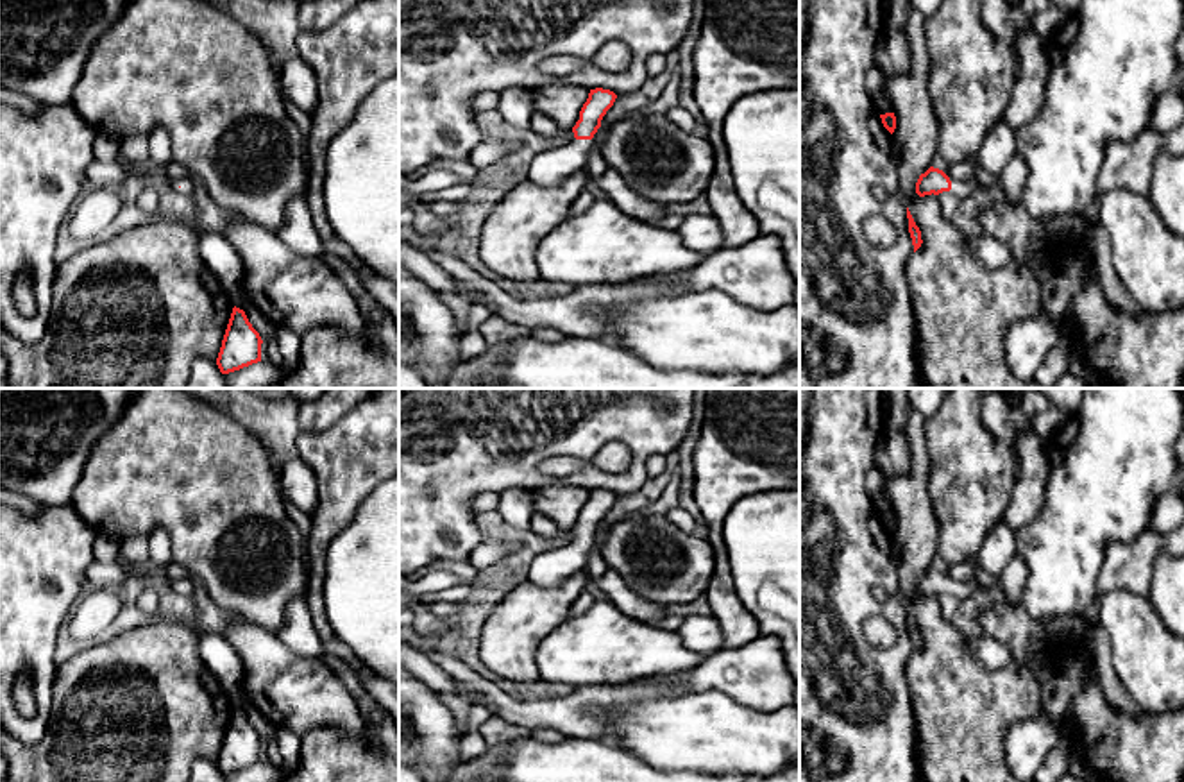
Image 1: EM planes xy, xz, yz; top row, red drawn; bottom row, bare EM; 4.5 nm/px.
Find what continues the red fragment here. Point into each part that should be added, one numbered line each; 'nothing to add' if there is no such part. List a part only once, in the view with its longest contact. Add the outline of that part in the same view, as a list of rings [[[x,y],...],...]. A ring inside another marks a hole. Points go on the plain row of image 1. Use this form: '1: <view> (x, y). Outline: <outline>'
1: xz (549, 568). Outline: [[[571,540],[562,548],[545,549],[528,562],[526,582],[538,587],[554,587],[585,569],[590,540]]]

